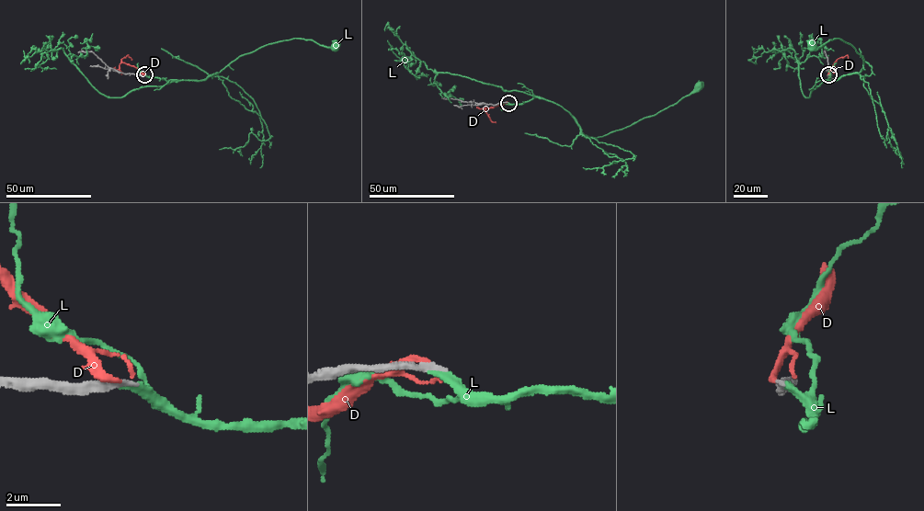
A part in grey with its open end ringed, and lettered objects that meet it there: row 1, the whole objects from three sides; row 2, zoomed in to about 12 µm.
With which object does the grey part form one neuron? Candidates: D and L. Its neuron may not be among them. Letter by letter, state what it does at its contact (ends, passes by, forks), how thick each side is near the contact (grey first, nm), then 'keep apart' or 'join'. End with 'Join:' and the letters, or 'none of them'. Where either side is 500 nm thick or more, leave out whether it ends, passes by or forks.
D: it ends; calibres 320 and 300 nm; keep apart
L: it ends; calibres 260 and 280 nm; join
Join: L

